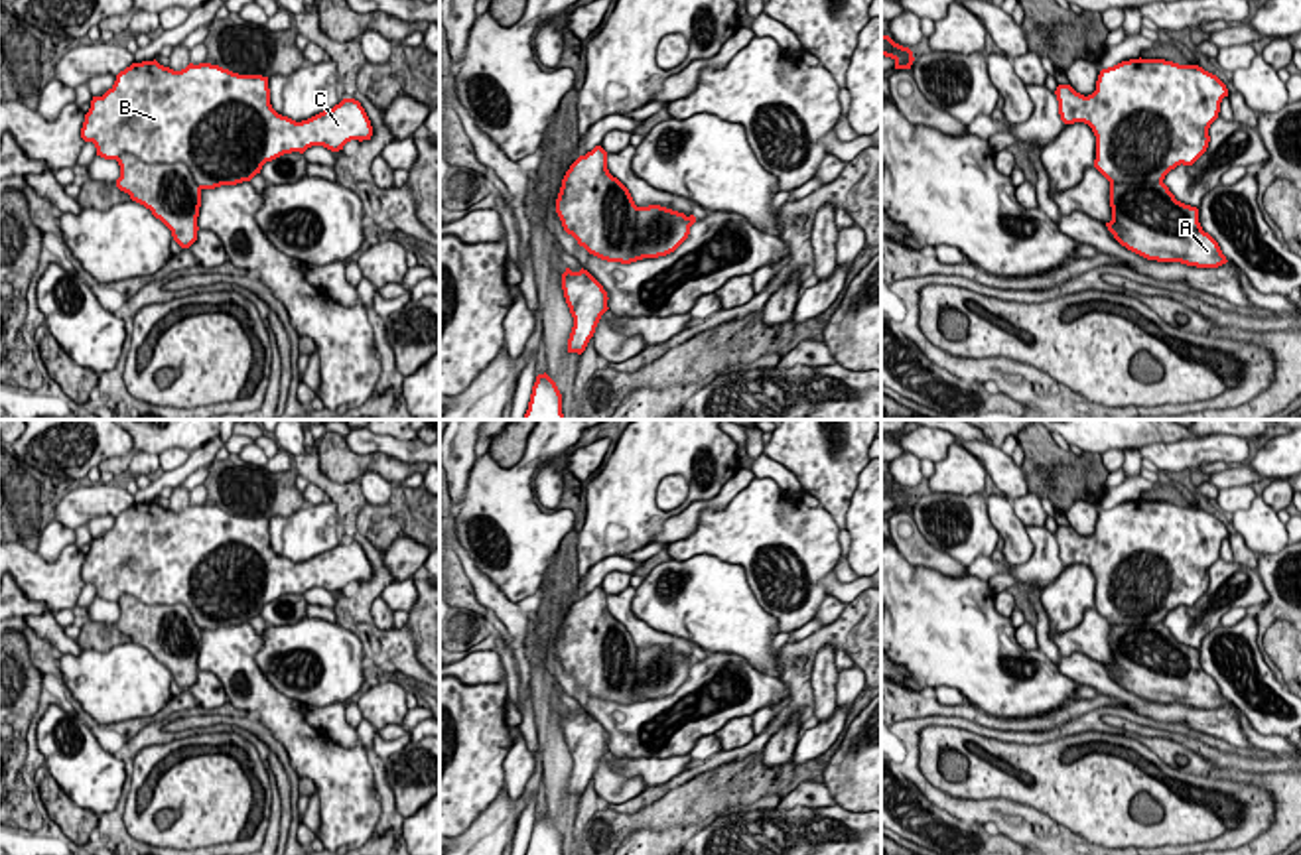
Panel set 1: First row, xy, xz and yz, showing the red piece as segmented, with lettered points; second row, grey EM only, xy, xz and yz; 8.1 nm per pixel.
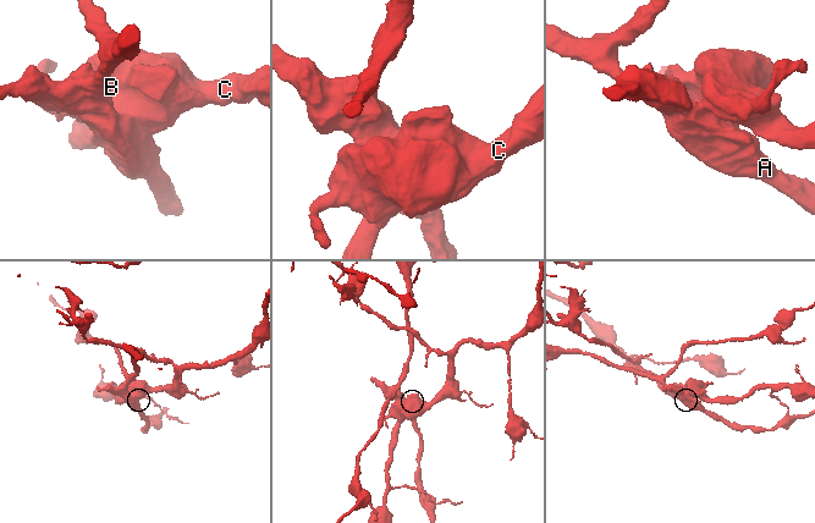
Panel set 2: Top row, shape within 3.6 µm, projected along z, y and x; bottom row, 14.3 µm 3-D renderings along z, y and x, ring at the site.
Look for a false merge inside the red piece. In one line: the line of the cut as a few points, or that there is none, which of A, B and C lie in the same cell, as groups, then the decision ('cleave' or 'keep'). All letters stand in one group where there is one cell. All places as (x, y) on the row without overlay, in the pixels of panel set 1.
no cut; A B C; keep

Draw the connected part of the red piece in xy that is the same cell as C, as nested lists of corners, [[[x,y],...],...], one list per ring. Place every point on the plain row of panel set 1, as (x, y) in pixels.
[[[156,500],[120,512],[103,538],[93,538],[81,569],[81,579],[95,585],[97,597],[118,603],[116,628],[150,650],[181,690],[197,682],[203,630],[250,623],[266,603],[284,595],[304,595],[311,587],[339,593],[347,583],[371,577],[371,561],[355,540],[296,563],[272,550],[268,518],[239,516],[211,504],[173,512]]]

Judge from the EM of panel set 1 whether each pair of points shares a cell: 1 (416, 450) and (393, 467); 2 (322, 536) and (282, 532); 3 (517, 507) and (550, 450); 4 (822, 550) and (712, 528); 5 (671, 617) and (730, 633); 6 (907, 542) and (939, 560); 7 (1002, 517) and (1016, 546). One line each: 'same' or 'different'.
1: different
2: same
3: same
4: same
5: same
6: same
7: same

